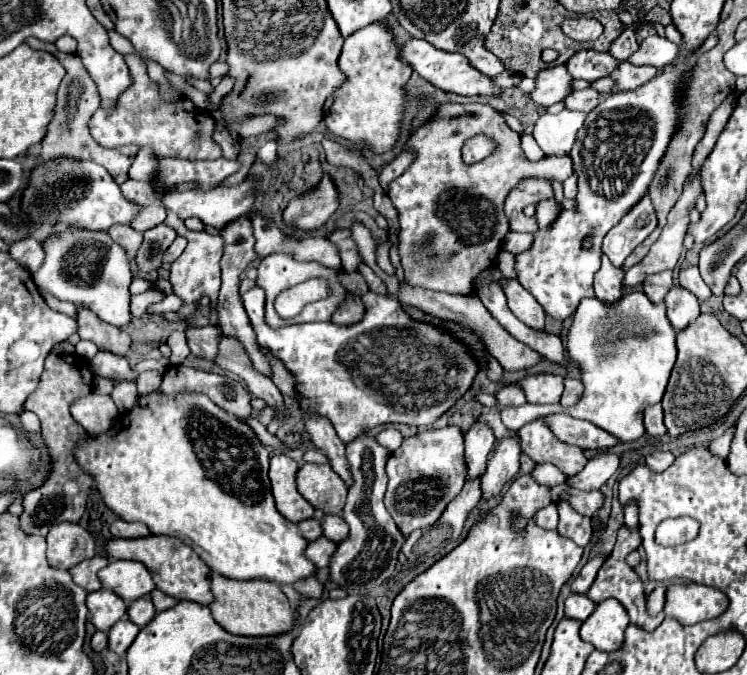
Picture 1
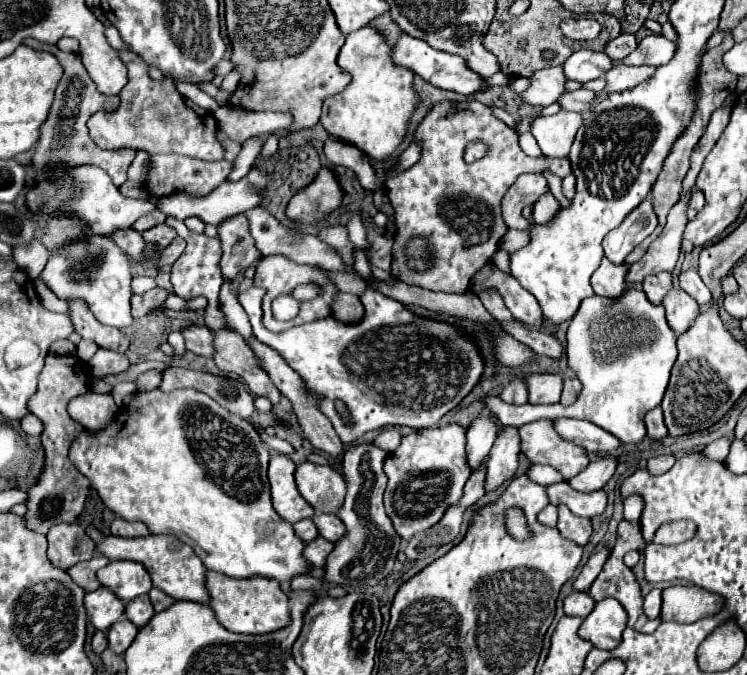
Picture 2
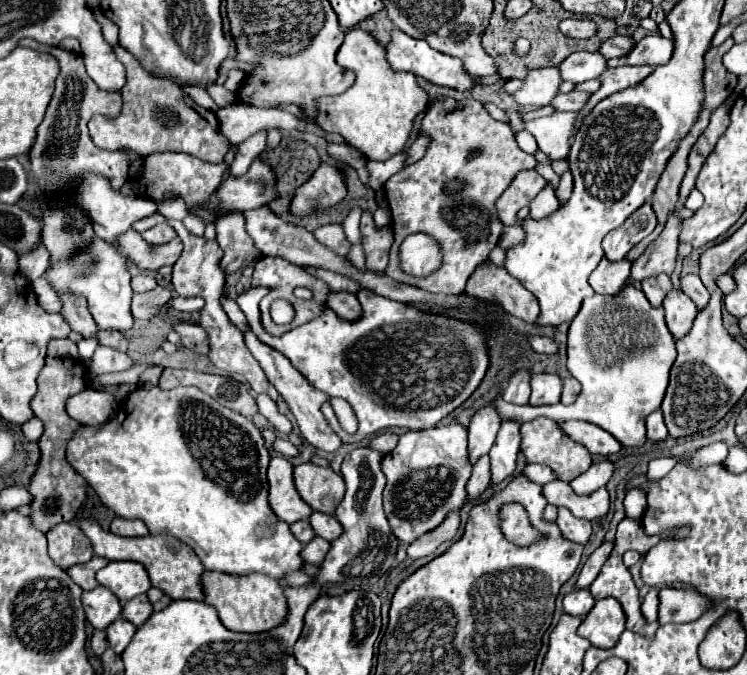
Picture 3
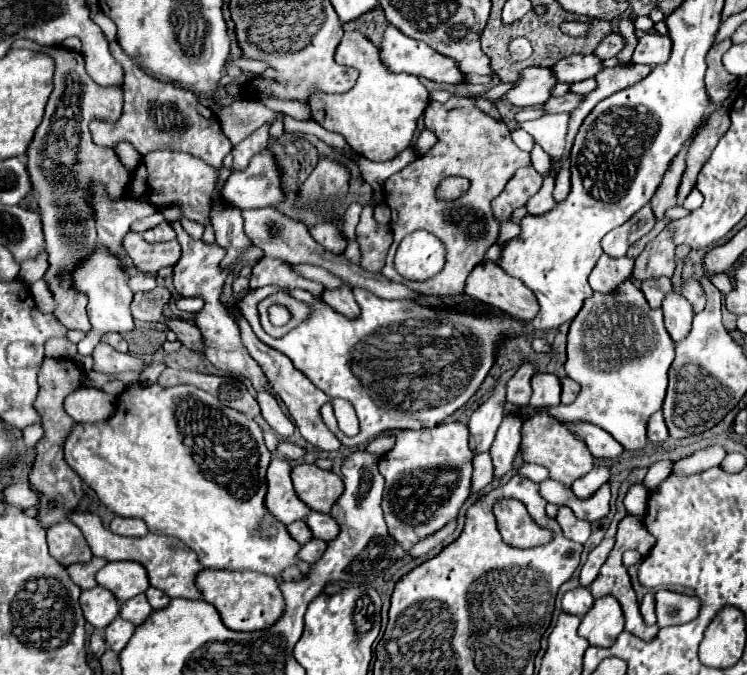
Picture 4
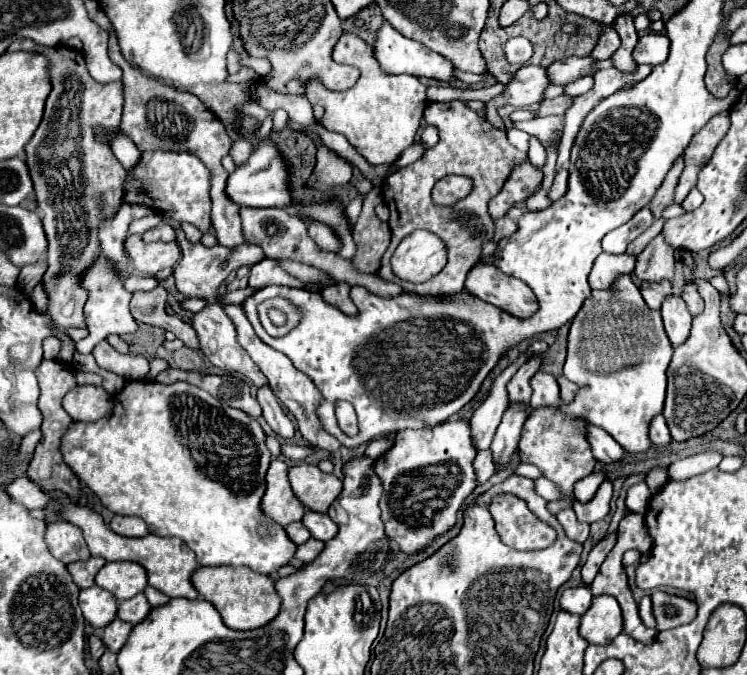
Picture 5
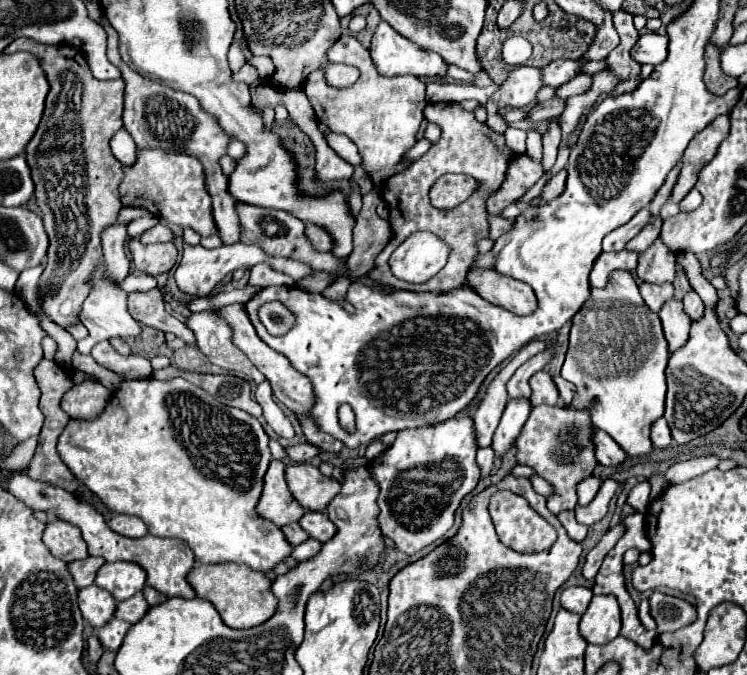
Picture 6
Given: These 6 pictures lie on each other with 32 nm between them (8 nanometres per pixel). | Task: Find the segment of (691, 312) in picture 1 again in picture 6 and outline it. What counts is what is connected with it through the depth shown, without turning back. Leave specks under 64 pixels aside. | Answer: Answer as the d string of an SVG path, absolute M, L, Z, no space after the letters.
M676 298L668 300L660 310L660 318L662 318L662 326L664 326L664 334L666 334L670 350L674 352L674 348L684 346L688 340L692 320L684 312L682 300L676 300Z

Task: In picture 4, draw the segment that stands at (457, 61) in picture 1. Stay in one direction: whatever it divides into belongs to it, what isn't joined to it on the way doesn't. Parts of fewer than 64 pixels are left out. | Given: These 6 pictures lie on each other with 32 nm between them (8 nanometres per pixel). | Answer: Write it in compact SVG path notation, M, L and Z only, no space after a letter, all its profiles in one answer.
M396 26L386 28L380 50L382 50L384 64L388 64L388 68L392 68L392 72L406 72L406 74L422 76L422 78L428 78L428 80L438 82L438 84L466 84L466 78L464 78L462 70L458 68L456 60L432 50L428 44L424 44L420 40L404 36Z

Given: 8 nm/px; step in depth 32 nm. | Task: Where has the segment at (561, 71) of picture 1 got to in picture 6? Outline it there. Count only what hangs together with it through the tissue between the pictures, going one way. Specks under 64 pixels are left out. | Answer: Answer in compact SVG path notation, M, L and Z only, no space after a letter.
M520 66L514 72L510 72L508 80L502 84L502 88L486 104L492 122L496 118L498 108L504 108L504 106L522 108L522 106L534 104L542 86L544 86L544 80L542 80L540 68Z

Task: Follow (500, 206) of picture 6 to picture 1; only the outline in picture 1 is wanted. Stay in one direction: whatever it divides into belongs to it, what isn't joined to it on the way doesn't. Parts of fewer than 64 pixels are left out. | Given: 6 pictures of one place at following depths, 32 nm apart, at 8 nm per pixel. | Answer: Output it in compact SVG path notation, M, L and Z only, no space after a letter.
M528 178L528 180L520 182L508 194L506 204L504 204L506 216L510 220L510 228L516 230L516 232L530 232L530 234L534 234L538 230L538 222L536 222L536 218L524 216L522 208L526 204L548 200L548 198L554 198L552 184L548 184L548 182L540 180L540 178Z

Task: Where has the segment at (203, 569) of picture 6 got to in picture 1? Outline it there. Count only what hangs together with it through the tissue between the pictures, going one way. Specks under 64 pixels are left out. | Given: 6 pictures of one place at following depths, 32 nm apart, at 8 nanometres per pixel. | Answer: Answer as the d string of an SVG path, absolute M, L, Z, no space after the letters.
M212 572L210 582L212 594L216 596L216 602L210 606L210 612L226 632L240 636L278 636L292 630L294 610L280 586L268 584L266 580L228 580L226 576L220 576L216 572Z

